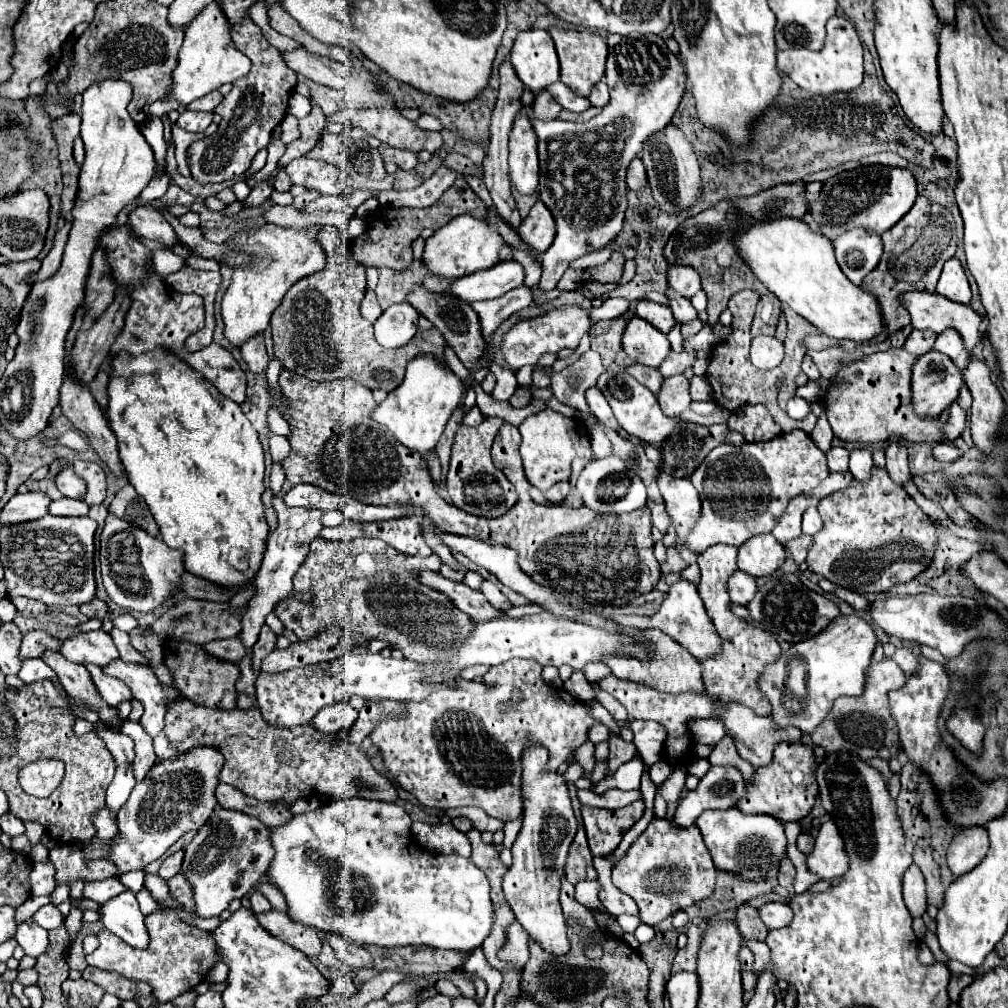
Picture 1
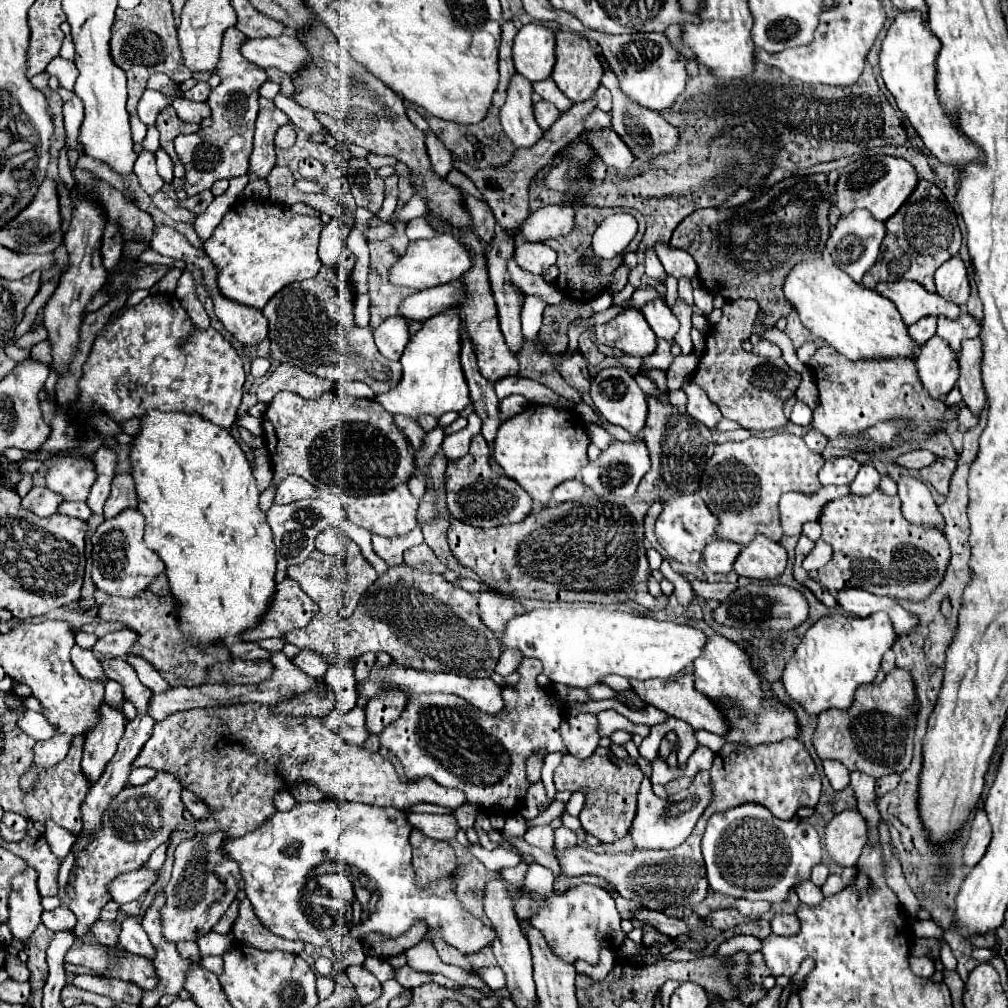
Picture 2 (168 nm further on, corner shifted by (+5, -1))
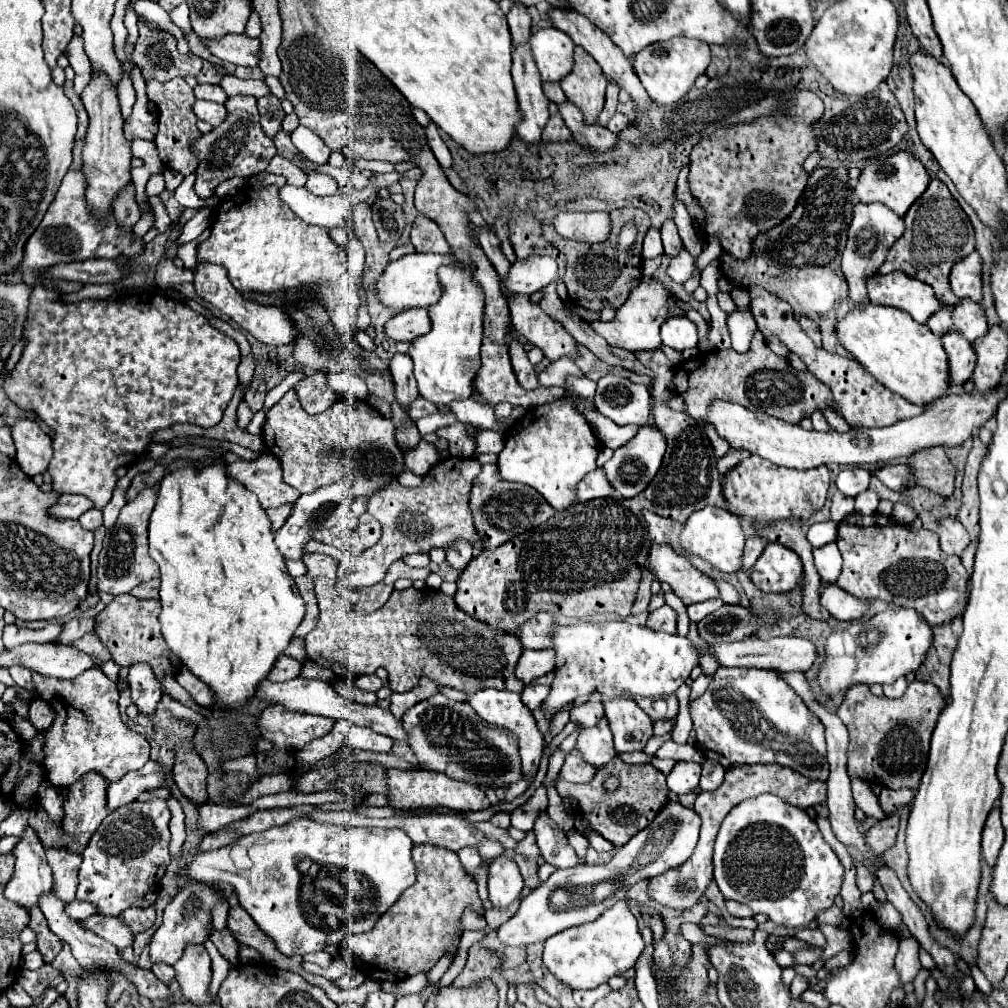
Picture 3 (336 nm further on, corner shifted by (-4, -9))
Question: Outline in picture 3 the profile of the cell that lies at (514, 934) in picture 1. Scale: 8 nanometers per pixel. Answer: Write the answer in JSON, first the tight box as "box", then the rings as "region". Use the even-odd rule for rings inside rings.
{"box":[489,856,523,908],"region":[[[497,856],[489,864],[489,900],[495,908],[507,908],[519,898],[523,890],[523,878],[513,858]]]}

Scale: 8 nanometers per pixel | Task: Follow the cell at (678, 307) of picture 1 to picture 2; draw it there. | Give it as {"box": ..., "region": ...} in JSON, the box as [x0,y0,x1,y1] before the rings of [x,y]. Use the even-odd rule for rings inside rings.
{"box":[644,252,666,284],"region":[[[646,252],[646,262],[644,264],[646,264],[646,276],[658,280],[660,284],[666,284],[666,270],[658,262],[656,252]]]}

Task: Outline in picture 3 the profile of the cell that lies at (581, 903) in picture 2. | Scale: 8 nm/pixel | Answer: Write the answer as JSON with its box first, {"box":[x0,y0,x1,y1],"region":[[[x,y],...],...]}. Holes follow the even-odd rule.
{"box":[543,902,645,990],"region":[[[617,902],[595,922],[549,936],[545,940],[543,962],[549,968],[549,972],[565,986],[577,990],[589,990],[597,988],[599,984],[605,984],[611,976],[629,970],[641,956],[643,948],[645,942],[639,934],[635,916],[631,914],[627,902]]]}

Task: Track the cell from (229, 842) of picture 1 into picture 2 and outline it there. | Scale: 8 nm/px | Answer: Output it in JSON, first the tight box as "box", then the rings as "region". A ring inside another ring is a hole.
{"box":[162,832,242,942],"region":[[[212,832],[212,834],[194,834],[192,838],[186,838],[182,844],[174,850],[174,870],[172,878],[166,886],[166,906],[162,908],[162,934],[164,938],[172,942],[180,940],[198,940],[200,936],[206,936],[212,926],[224,916],[228,906],[234,902],[238,894],[238,884],[242,882],[242,872],[238,868],[236,860],[230,860],[224,852],[224,842],[230,840],[226,832]]]}

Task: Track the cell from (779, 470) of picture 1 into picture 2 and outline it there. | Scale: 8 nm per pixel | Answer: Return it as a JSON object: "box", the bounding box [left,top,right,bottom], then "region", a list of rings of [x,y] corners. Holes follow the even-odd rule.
{"box":[696,434,824,546],"region":[[[774,434],[772,438],[750,436],[744,442],[716,444],[696,490],[710,512],[718,518],[714,538],[736,542],[740,546],[746,546],[756,534],[764,534],[770,540],[780,540],[780,496],[790,490],[802,494],[818,492],[822,486],[818,480],[818,470],[822,464],[824,458],[808,450],[804,440],[794,434]]]}

